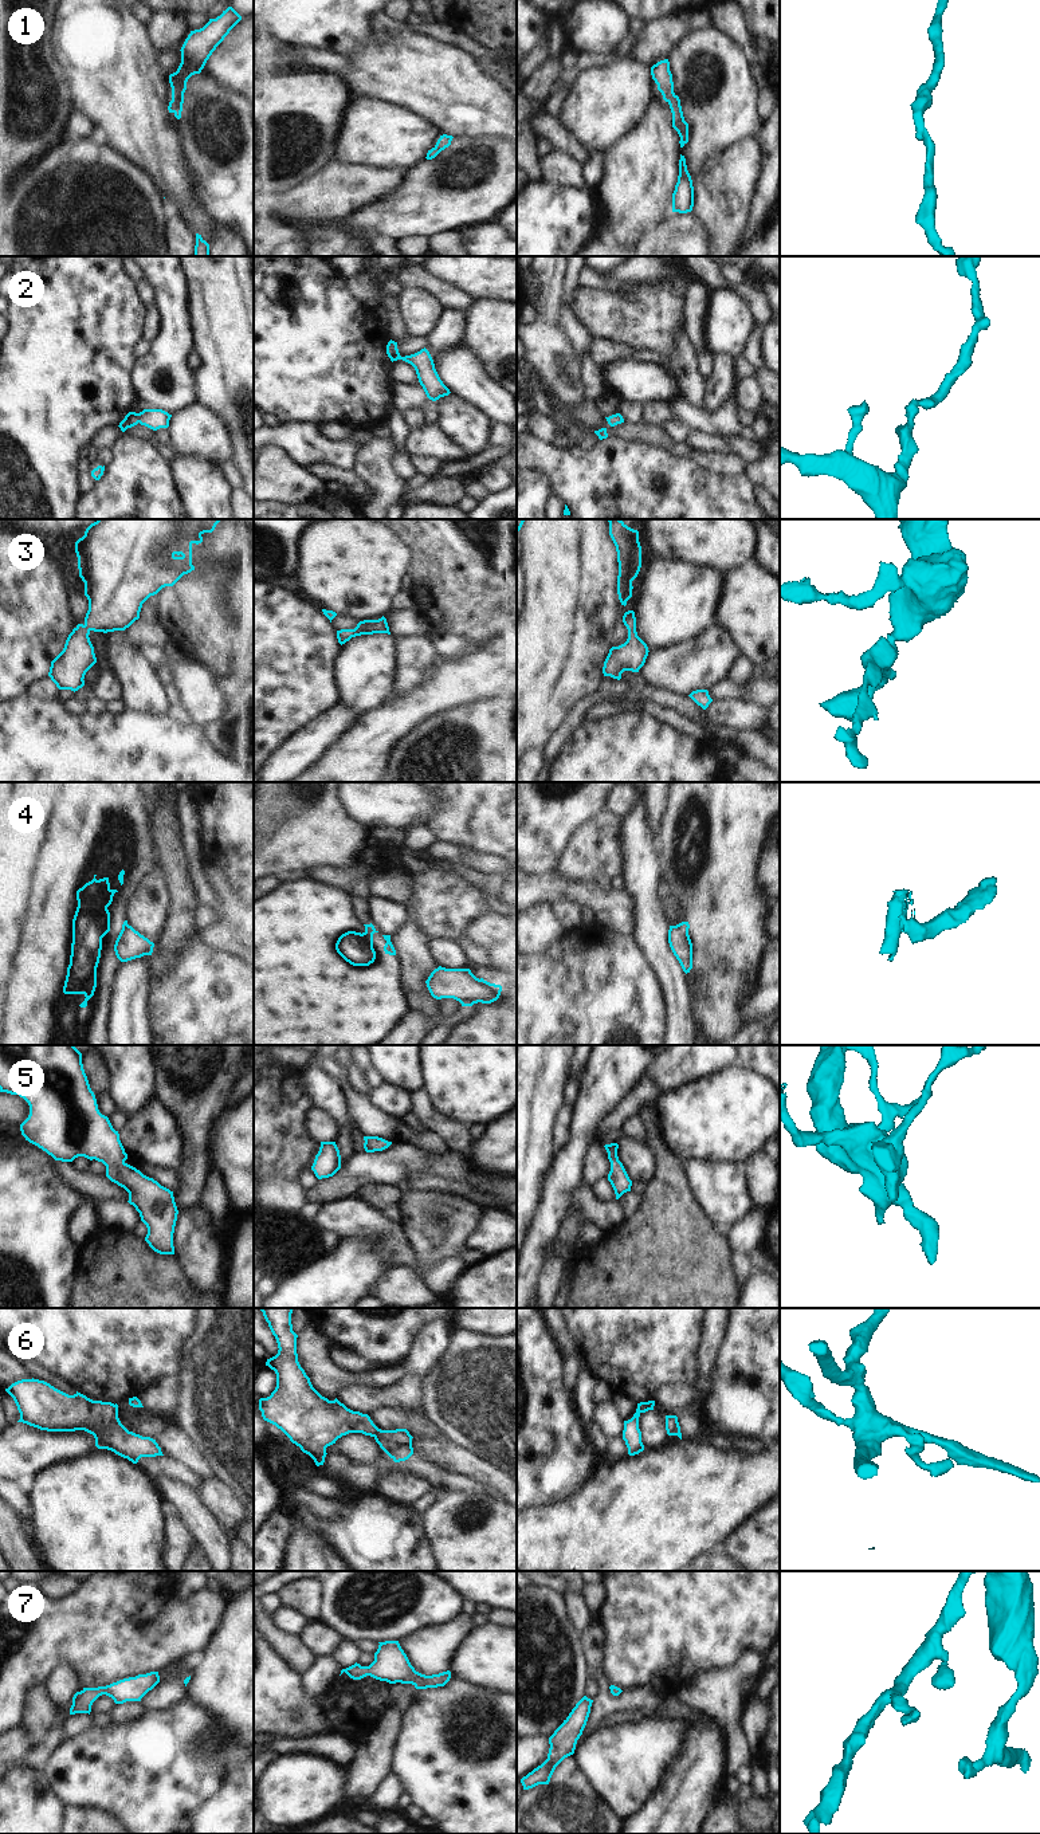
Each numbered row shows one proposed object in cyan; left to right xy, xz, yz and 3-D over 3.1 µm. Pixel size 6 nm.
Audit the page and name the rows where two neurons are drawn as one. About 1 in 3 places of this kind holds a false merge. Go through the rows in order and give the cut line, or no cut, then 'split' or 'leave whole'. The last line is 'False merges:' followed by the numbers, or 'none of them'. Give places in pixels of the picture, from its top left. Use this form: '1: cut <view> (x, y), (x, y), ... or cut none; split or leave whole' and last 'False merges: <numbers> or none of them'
1: cut none; leave whole
2: cut none; leave whole
3: cut none; leave whole
4: cut xz (387, 941), (395, 954); split
5: cut none; leave whole
6: cut xz (379, 1429), (372, 1436); split
7: cut none; leave whole
False merges: 4, 6

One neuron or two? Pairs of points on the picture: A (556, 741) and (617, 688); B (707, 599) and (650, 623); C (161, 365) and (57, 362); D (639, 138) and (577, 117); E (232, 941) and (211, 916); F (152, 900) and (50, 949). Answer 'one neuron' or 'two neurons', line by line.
A: one neuron
B: one neuron
C: two neurons
D: two neurons
E: two neurons
F: two neurons

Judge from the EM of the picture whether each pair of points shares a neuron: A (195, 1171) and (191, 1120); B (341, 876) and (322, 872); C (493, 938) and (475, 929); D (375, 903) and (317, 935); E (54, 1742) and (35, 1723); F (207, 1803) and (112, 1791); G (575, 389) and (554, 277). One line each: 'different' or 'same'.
A: same
B: same
C: same
D: different
E: different
F: same
G: same

